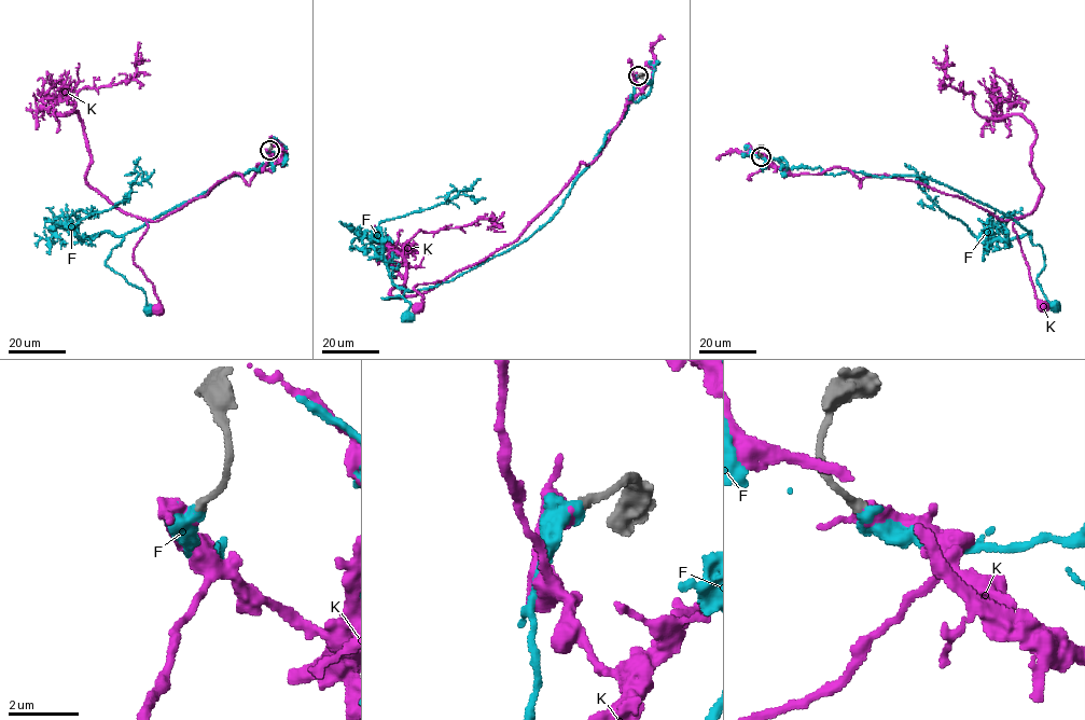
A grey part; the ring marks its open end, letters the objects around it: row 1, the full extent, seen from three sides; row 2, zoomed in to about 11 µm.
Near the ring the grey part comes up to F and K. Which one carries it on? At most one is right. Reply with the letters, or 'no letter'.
F

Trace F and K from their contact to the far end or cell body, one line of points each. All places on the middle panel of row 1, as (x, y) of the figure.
F: (638, 75), (635, 101), (604, 135), (595, 160), (550, 219), (451, 279), (381, 298), (408, 301), (408, 317)
K: (638, 75), (641, 92), (596, 158), (580, 162), (514, 241), (439, 284), (414, 287), (423, 298), (418, 306)

